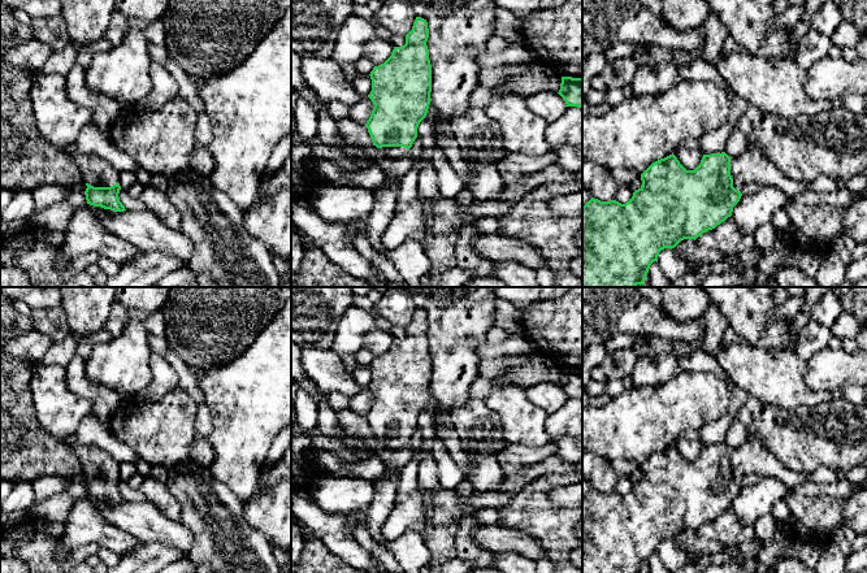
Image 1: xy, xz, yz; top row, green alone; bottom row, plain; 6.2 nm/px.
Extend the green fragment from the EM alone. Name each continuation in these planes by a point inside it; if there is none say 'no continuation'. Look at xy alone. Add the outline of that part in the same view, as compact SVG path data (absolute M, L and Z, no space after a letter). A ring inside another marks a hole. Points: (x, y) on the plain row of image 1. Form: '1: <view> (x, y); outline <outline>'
1: xy (99, 464); outline M75 435L65 439L64 443L73 448L78 461L84 468L84 474L94 478L110 478L118 473L118 463L105 451L79 444Z

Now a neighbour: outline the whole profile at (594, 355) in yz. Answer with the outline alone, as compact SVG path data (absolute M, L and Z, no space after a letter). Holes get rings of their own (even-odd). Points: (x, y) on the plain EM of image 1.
M593 344L585 350L585 355L582 356L582 391L585 391L588 383L591 381L591 370L602 365L607 355L606 344Z

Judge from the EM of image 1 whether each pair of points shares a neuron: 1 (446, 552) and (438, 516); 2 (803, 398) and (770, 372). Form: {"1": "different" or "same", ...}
{"1": "same", "2": "same"}

